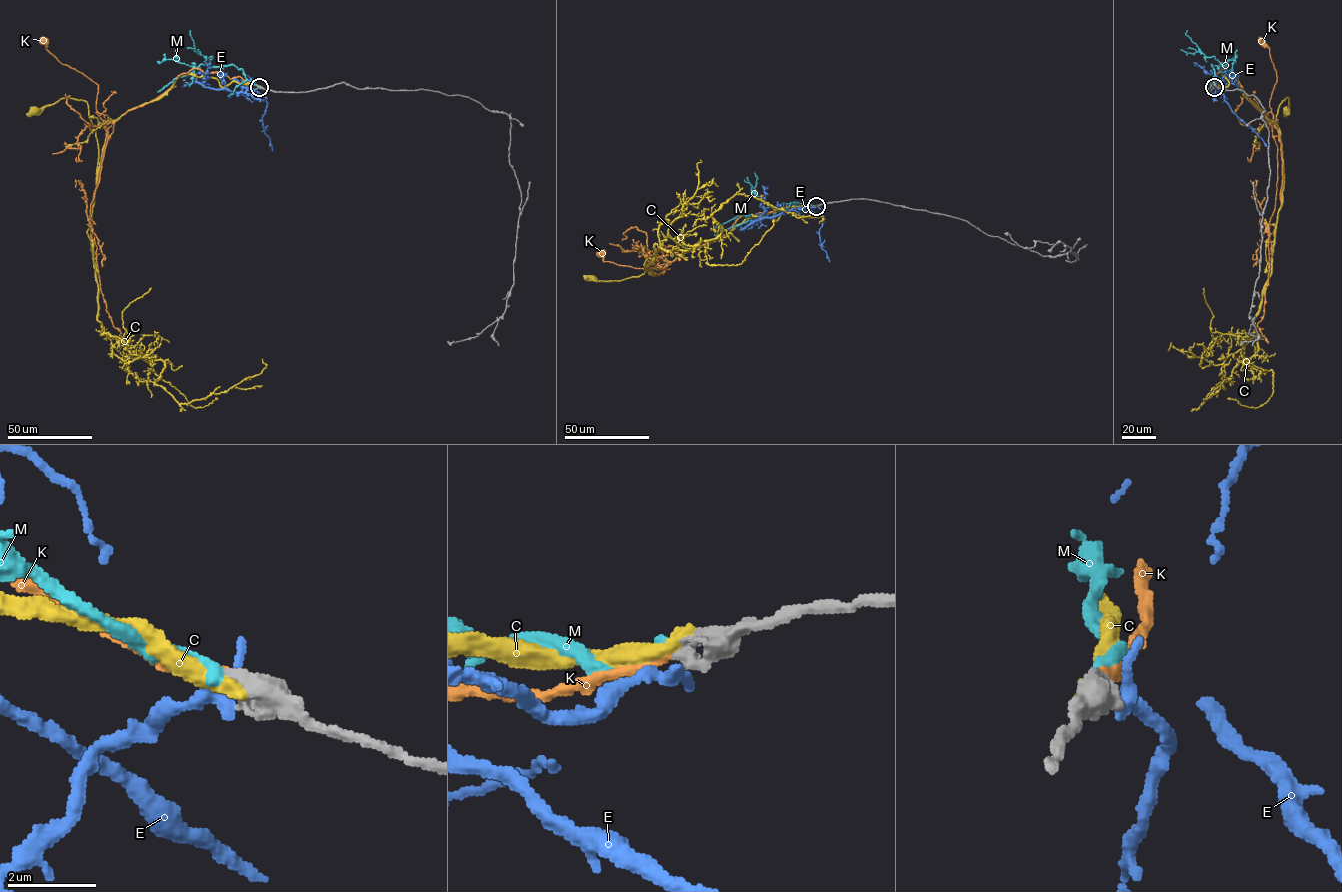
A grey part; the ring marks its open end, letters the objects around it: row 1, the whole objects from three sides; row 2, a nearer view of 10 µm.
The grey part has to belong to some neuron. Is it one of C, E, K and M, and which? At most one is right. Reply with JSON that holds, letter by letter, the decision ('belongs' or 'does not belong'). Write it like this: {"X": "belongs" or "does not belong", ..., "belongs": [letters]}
{"C": "does not belong", "E": "does not belong", "K": "belongs", "M": "does not belong", "belongs": ["K"]}

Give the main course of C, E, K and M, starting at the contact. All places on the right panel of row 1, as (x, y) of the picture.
C: (1213, 87), (1233, 74), (1276, 124), (1283, 180), (1276, 118), (1288, 97), (1286, 110)
E: (1214, 88), (1215, 94), (1217, 88), (1231, 110), (1256, 132), (1269, 151)
K: (1213, 86), (1223, 68), (1273, 121), (1269, 100), (1276, 74), (1269, 49), (1260, 41)
M: (1213, 86), (1212, 64), (1228, 64), (1226, 69), (1243, 91)

